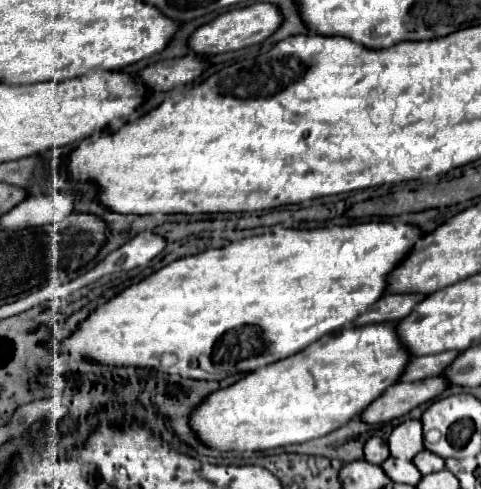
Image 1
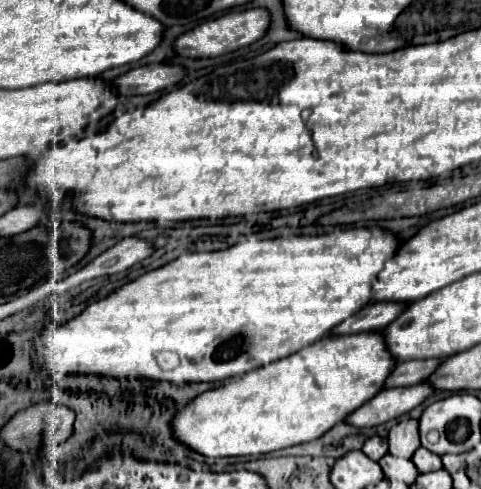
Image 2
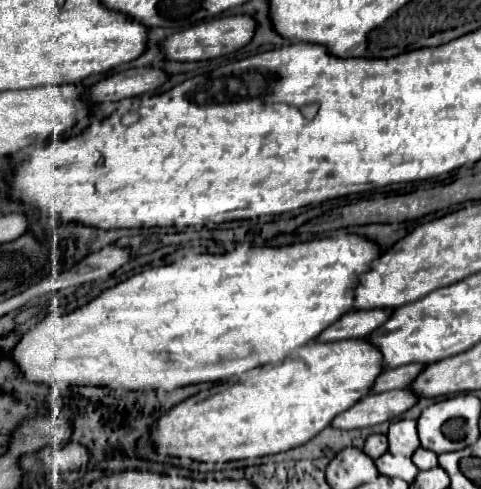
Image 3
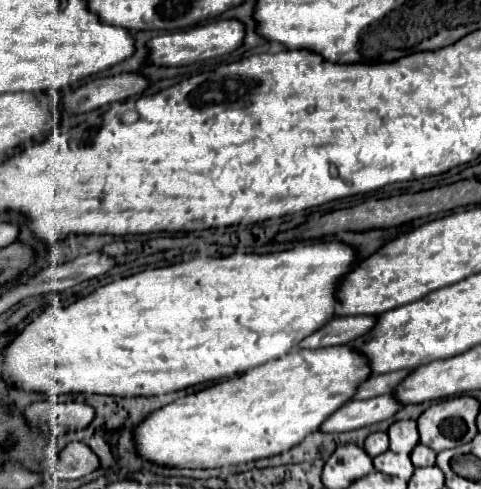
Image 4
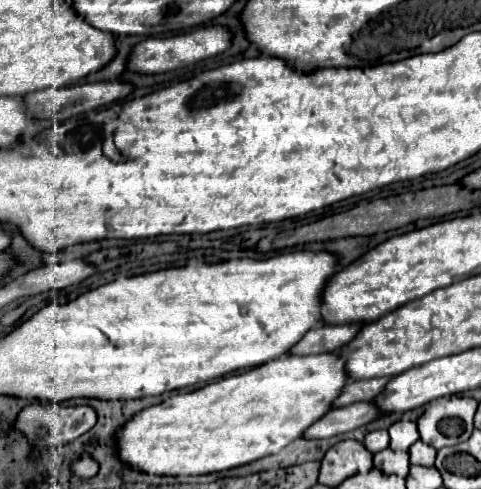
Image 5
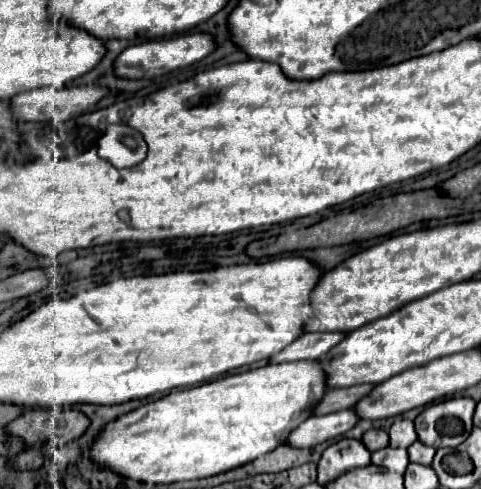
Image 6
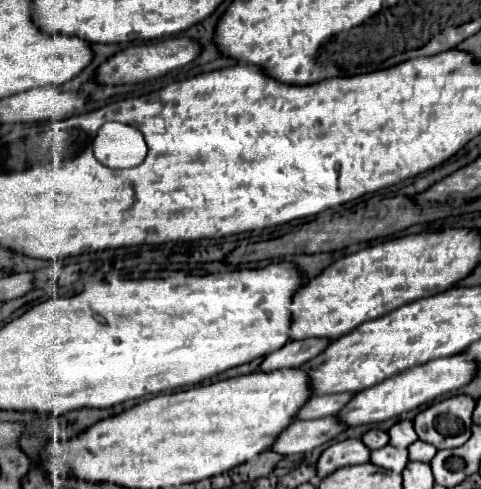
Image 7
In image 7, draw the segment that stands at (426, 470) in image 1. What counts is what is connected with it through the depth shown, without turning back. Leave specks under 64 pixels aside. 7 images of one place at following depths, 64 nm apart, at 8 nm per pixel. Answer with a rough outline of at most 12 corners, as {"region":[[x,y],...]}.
{"region":[[426,442],[408,448],[410,460],[428,464],[438,450]]}

